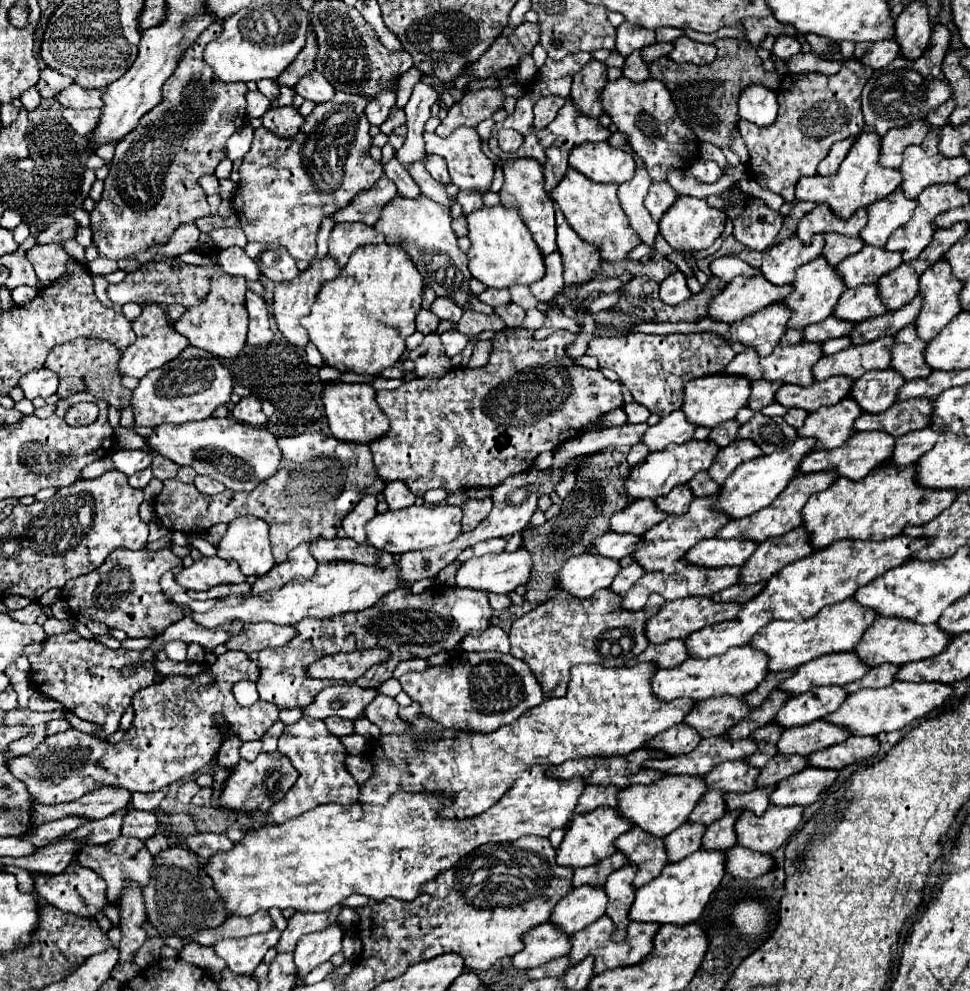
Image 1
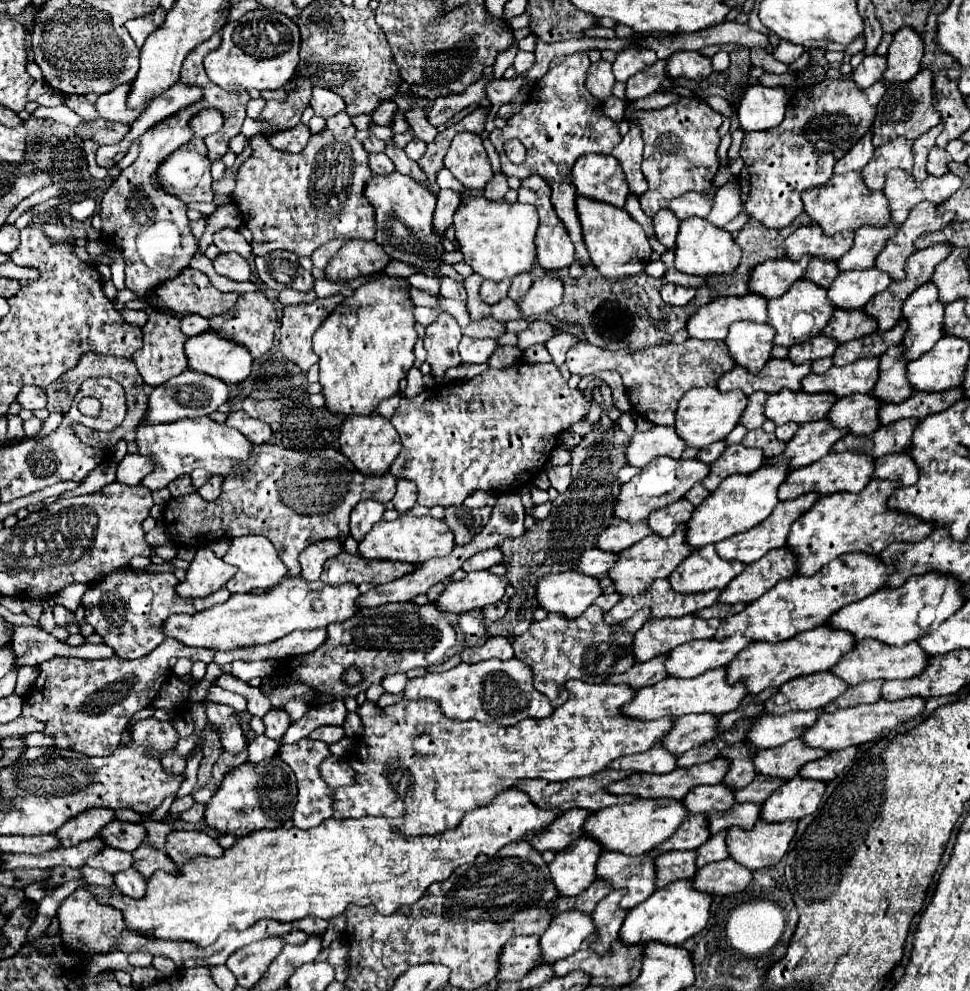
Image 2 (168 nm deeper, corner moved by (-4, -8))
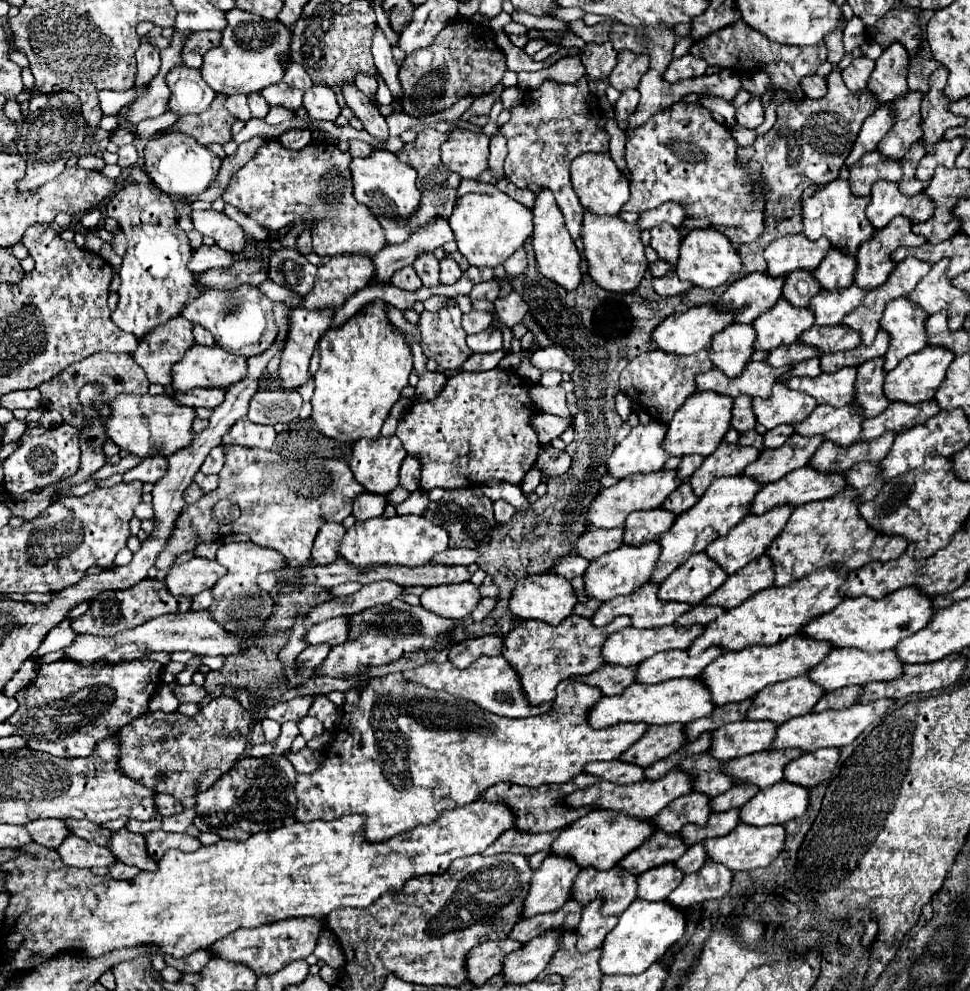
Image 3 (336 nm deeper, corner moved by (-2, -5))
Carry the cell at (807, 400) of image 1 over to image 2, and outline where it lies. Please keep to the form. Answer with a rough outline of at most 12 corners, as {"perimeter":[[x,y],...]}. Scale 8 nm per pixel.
{"perimeter":[[833,392],[771,394],[765,416],[775,424],[827,418]]}

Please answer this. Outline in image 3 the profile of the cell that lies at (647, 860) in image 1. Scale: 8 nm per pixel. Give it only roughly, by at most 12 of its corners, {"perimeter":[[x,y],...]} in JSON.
{"perimeter":[[581,869],[571,899],[603,899],[621,915],[637,897],[637,877],[621,869]]}

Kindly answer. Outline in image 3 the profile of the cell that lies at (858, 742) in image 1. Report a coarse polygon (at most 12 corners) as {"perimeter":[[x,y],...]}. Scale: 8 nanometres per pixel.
{"perimeter":[[839,749],[803,753],[783,779],[811,789],[829,779]]}

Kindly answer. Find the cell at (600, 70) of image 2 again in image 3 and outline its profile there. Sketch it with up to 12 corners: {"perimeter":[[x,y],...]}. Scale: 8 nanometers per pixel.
{"perimeter":[[611,41],[581,51],[589,79],[605,79],[617,63]]}

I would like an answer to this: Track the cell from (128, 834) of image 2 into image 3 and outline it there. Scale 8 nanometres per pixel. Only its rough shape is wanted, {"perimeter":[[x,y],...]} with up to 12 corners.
{"perimeter":[[65,821],[67,831],[107,845],[111,831],[91,821]]}

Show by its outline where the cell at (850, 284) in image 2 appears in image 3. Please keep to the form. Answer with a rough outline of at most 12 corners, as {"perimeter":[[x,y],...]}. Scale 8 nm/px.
{"perimeter":[[867,289],[817,293],[809,305],[815,325],[837,325]]}

